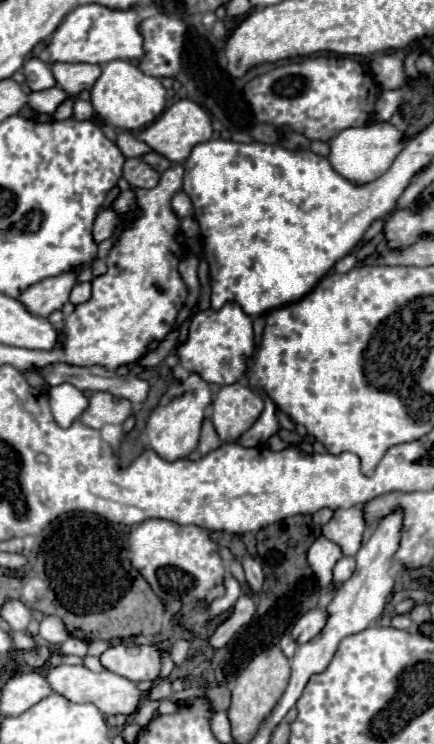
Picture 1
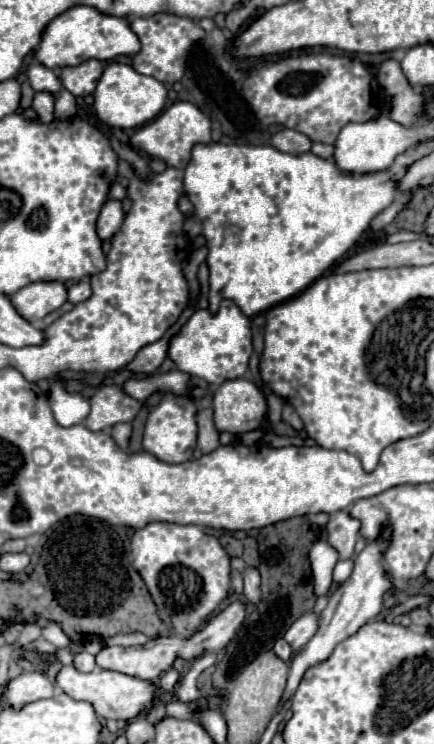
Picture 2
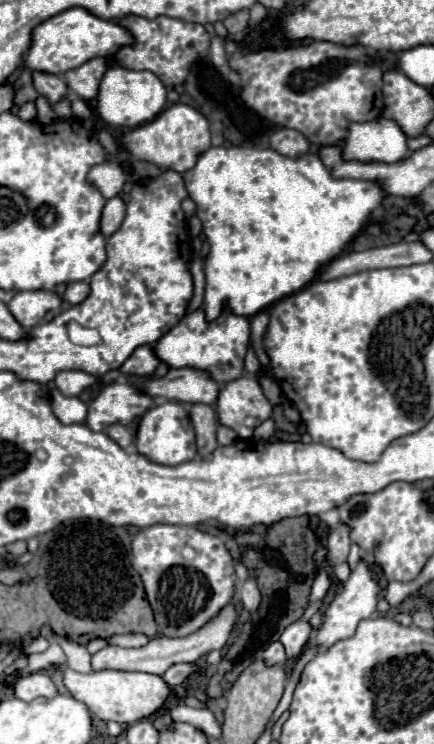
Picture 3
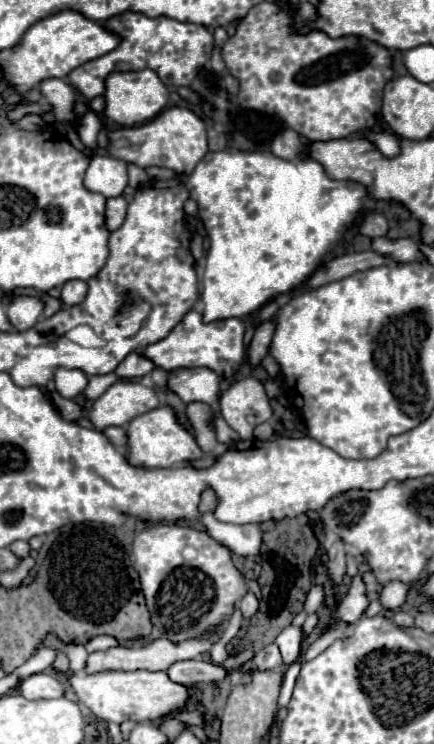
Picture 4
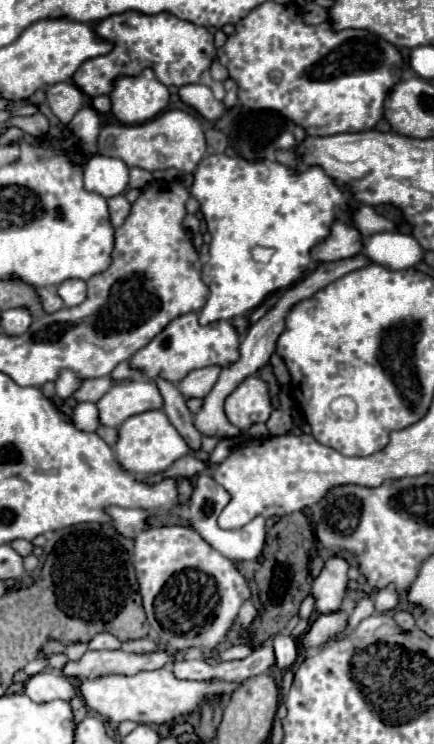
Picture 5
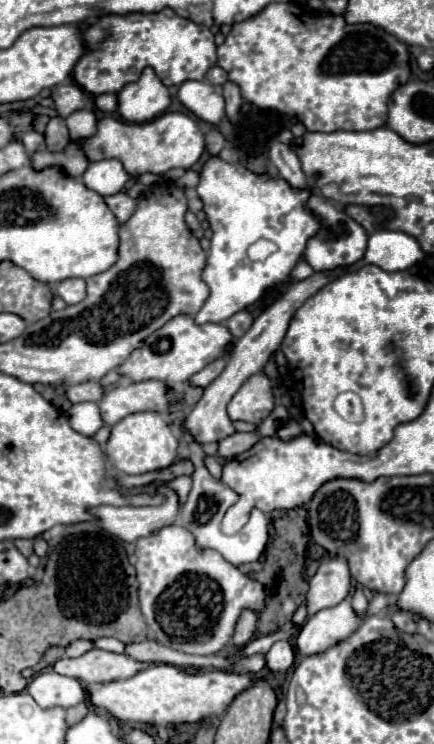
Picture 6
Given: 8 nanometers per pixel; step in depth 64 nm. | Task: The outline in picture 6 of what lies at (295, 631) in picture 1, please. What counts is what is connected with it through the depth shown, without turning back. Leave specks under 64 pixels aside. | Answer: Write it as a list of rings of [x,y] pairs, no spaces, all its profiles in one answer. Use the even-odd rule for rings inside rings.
[[[288,640],[276,642],[266,654],[266,666],[272,672],[286,672],[294,662],[294,648]]]

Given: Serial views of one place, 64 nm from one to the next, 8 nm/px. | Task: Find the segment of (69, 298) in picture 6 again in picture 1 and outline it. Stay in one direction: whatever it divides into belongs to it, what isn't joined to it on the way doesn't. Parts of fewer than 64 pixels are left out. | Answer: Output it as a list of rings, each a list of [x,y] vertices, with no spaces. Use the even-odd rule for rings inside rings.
[[[80,282],[80,284],[76,284],[74,288],[72,288],[72,292],[70,292],[70,302],[76,306],[76,304],[84,304],[84,302],[88,302],[90,300],[90,282]]]

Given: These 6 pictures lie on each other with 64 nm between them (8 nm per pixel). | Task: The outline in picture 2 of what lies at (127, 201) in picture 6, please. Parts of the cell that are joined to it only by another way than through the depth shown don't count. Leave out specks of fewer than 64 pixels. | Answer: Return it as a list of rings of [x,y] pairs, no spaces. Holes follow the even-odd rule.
[[[106,200],[100,216],[98,216],[98,236],[102,240],[108,240],[120,226],[124,220],[124,210],[122,210],[122,202],[120,200]]]

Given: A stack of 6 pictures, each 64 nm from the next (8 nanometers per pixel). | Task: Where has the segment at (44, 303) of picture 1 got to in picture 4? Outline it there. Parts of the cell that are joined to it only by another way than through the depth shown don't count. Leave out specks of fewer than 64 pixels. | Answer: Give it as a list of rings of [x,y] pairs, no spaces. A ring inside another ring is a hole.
[[[18,296],[8,308],[6,308],[6,316],[8,322],[12,324],[12,328],[16,332],[24,332],[28,328],[32,328],[32,324],[36,324],[38,316],[42,314],[44,304],[34,298],[34,296]]]

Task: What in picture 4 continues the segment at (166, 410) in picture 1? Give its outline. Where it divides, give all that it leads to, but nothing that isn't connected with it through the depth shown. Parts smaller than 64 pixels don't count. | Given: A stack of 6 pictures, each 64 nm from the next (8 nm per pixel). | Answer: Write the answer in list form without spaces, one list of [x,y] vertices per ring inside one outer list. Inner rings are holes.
[[[160,406],[160,408],[154,408],[154,410],[146,412],[146,414],[140,414],[140,416],[132,418],[128,422],[126,436],[128,436],[126,460],[128,460],[130,466],[148,468],[148,470],[172,468],[174,464],[206,456],[200,450],[200,446],[196,444],[194,436],[188,434],[184,428],[180,428],[180,424],[176,422],[176,414],[168,406]]]

